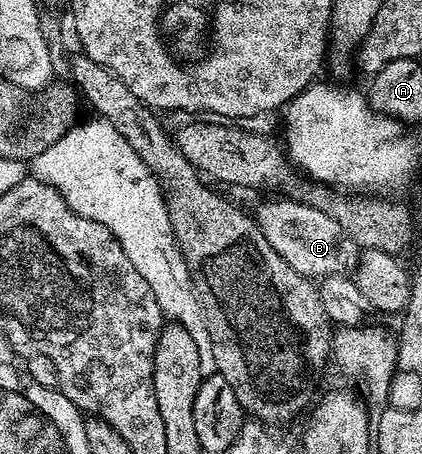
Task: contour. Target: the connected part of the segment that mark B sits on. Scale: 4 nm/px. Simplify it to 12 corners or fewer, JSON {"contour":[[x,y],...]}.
{"contour":[[272,199],[254,218],[306,279],[344,277],[356,242],[323,206]]}

